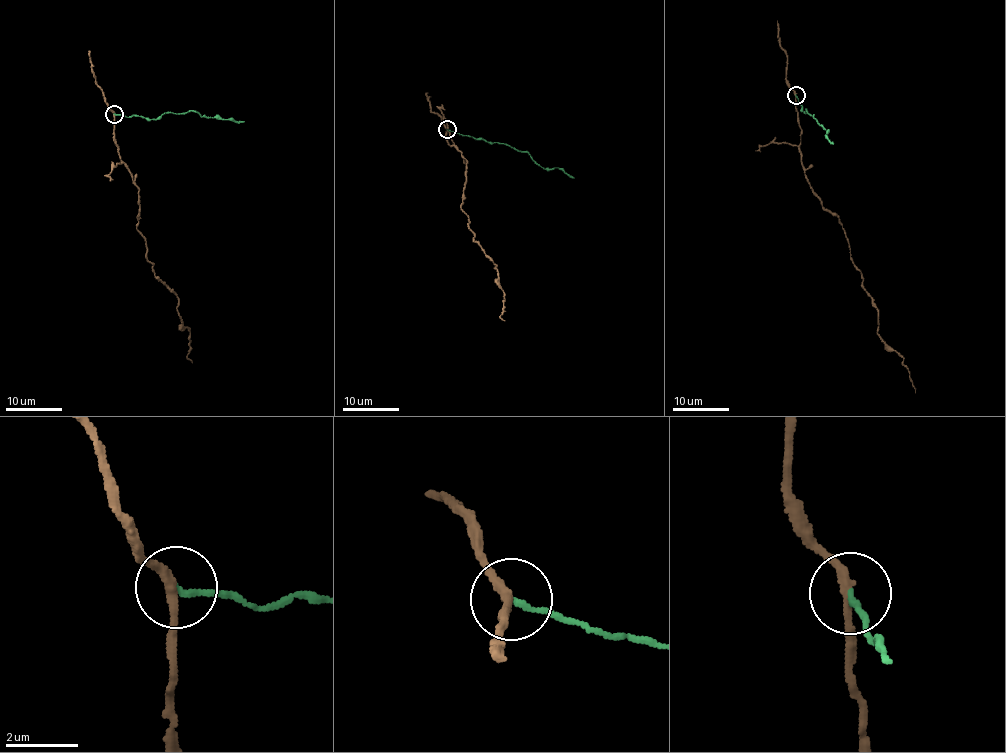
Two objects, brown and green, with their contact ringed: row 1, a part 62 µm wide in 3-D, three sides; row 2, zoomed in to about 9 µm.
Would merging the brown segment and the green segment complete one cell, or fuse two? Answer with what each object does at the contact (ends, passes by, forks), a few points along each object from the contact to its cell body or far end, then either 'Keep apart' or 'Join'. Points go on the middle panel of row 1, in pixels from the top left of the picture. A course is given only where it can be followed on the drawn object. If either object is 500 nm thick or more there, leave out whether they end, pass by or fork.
At the ring brown passes by. At the ring green ends. Course of brown: (447, 130), (448, 145), (467, 162), (460, 207), (475, 242), (495, 264), (504, 300), (499, 317), (505, 321). Course of green: (447, 130), (506, 143), (526, 152), (541, 167), (562, 169), (573, 178). Keep apart

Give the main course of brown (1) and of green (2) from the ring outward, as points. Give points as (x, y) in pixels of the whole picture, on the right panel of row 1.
1: (796, 95), (803, 173), (820, 204), (839, 219), (851, 261), (878, 312), (878, 335), (903, 358), (915, 393)
2: (796, 95), (803, 112), (806, 109), (833, 144)

